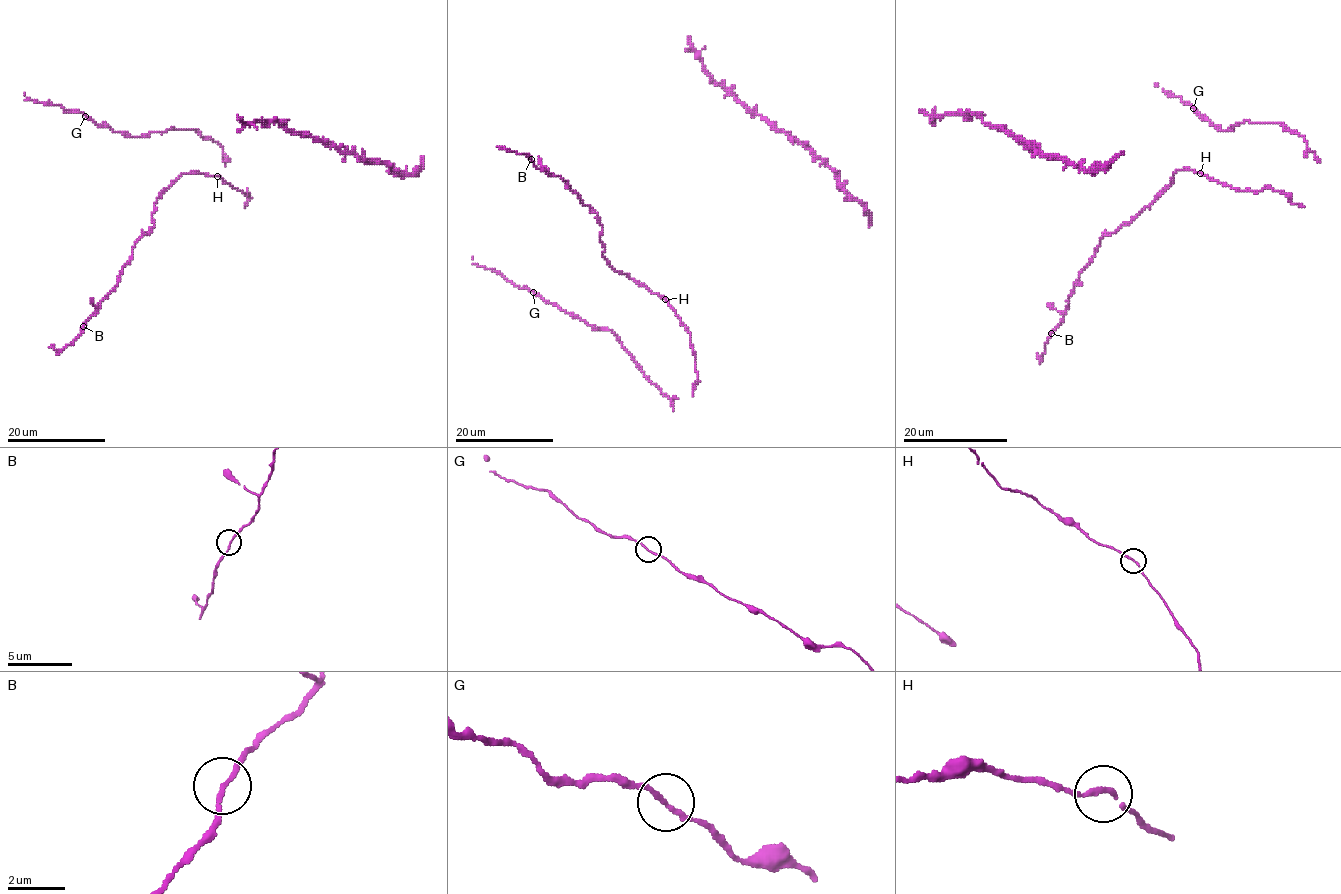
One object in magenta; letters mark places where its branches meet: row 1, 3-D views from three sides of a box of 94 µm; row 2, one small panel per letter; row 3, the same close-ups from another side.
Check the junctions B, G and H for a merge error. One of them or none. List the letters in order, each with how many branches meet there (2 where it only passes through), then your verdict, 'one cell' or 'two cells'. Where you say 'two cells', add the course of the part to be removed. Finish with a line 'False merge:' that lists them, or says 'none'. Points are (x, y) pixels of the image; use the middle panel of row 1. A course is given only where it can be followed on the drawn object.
B: 2 branches meet; one cell
G: 2 branches meet; one cell
H: 2 branches meet; one cell
False merge: none

